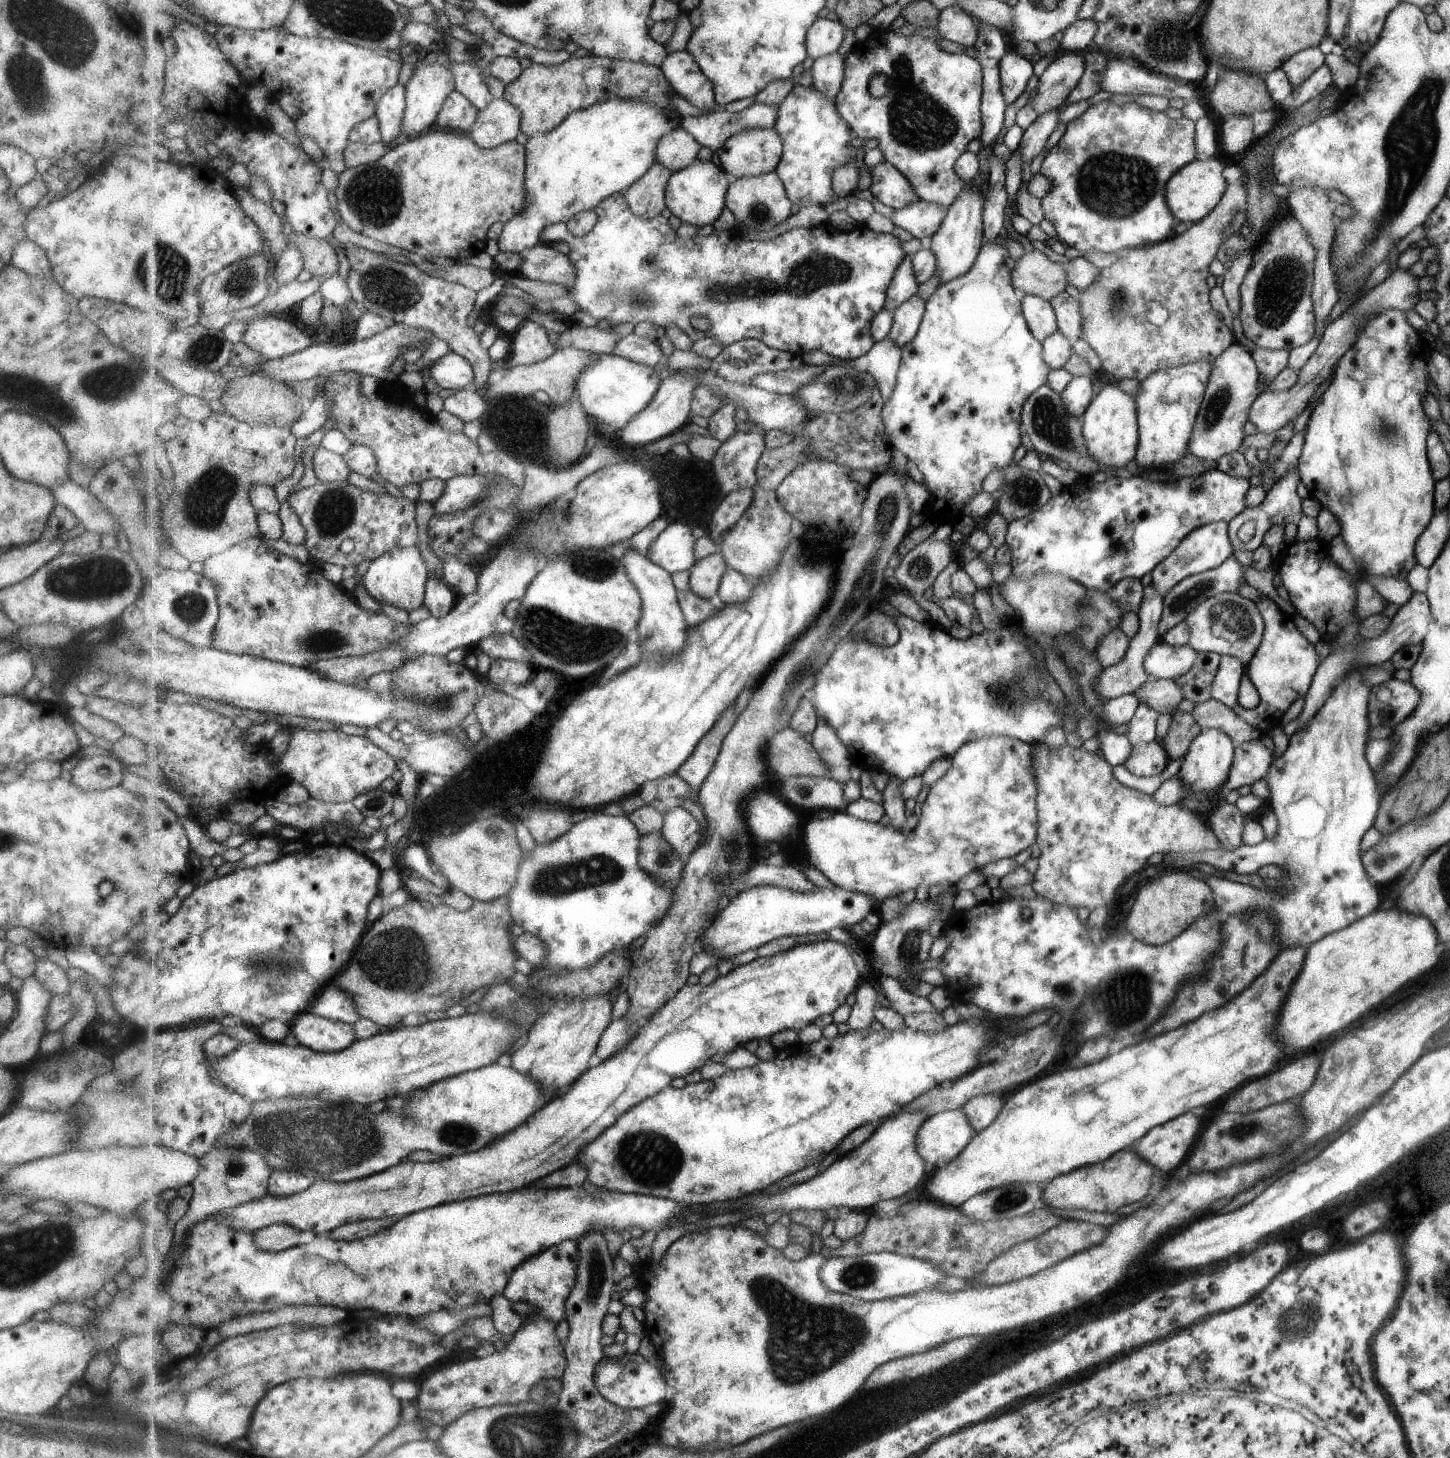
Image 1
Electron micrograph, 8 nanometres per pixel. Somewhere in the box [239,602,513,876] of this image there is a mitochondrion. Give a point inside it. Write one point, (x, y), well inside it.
(442, 705)

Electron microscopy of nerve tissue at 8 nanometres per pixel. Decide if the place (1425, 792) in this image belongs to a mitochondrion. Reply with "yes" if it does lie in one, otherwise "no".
yes

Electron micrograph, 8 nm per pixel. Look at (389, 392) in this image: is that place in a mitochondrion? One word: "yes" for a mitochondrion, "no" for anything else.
no

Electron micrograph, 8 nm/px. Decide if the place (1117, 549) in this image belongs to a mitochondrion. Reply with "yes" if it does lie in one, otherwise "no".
yes

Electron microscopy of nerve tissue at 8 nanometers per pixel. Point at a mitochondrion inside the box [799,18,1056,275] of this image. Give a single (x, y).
(923, 123)

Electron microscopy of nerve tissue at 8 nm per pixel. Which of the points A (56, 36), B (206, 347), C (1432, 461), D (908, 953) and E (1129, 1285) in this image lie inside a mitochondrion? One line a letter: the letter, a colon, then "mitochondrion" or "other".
A: mitochondrion
B: mitochondrion
C: other
D: mitochondrion
E: other

